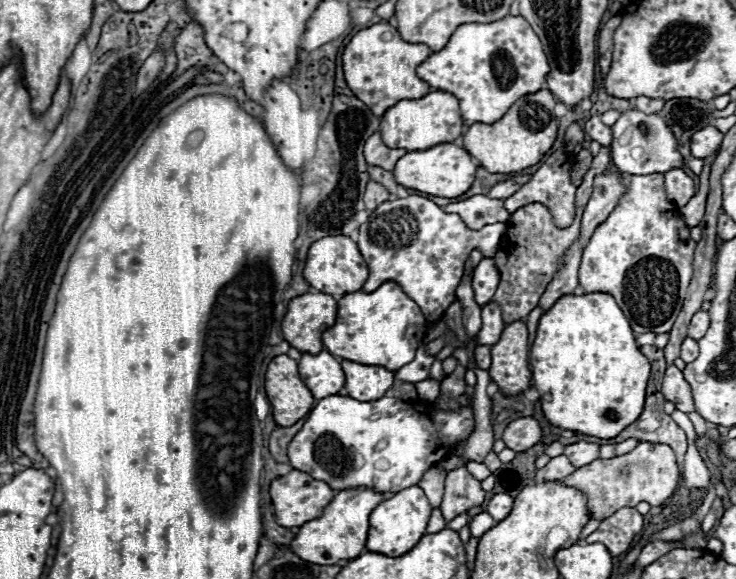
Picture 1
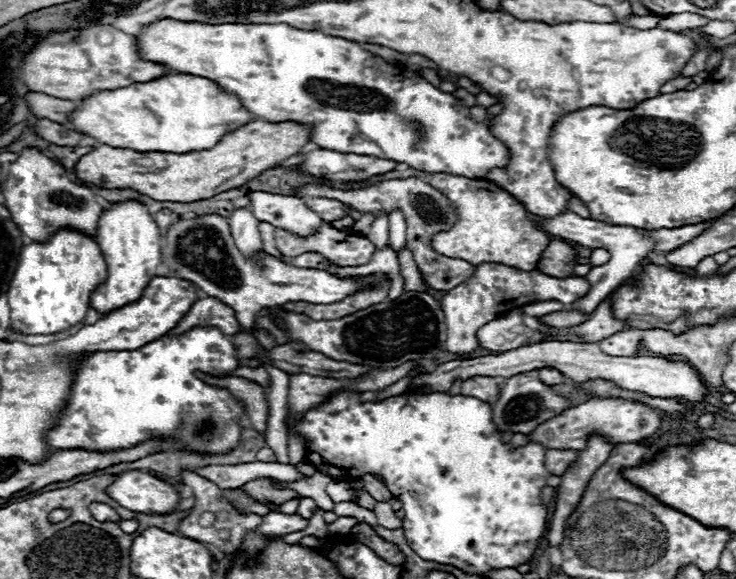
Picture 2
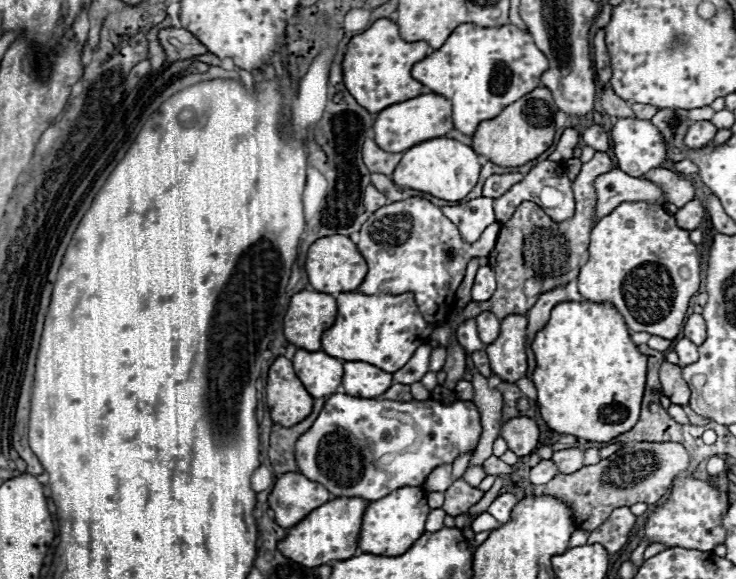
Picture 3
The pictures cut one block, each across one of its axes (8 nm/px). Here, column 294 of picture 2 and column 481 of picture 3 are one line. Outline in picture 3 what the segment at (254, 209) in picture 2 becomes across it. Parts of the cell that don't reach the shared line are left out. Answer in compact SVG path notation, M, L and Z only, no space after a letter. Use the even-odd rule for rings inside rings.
M484 196L464 204L444 206L442 212L446 214L446 218L450 218L458 226L466 242L476 242L482 230L486 230L488 224L496 222L494 210L492 210L492 198L484 198Z

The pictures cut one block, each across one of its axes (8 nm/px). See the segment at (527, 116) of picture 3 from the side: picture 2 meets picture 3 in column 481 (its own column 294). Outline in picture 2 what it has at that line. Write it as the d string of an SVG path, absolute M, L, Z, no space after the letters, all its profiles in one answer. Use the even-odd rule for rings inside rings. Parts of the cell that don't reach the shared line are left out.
M254 120L234 132L228 132L212 150L202 152L136 152L102 144L76 162L74 176L82 184L88 182L108 190L130 188L158 202L196 202L212 198L230 188L238 188L268 168L278 168L282 160L298 154L302 146L308 144L308 134L310 130L296 122L270 124L264 120Z

